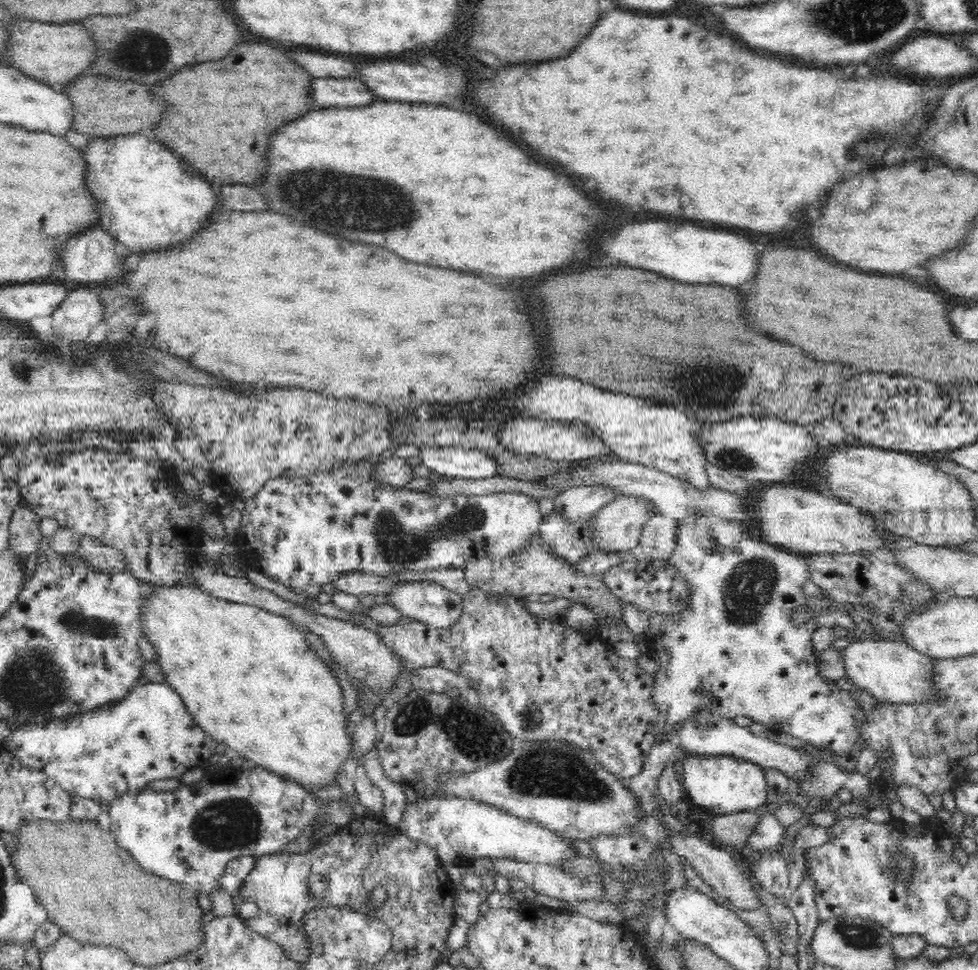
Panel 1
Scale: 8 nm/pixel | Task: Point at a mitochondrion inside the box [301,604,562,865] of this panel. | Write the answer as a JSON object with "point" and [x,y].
{"point":[473,735]}

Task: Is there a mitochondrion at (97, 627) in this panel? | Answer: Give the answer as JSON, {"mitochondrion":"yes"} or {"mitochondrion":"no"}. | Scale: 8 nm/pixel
{"mitochondrion":"yes"}

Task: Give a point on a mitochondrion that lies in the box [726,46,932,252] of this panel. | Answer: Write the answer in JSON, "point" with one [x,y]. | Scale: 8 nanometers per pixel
{"point":[873,146]}

